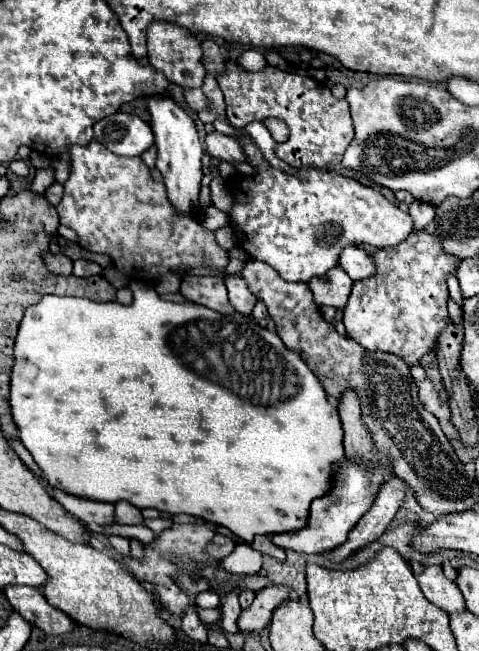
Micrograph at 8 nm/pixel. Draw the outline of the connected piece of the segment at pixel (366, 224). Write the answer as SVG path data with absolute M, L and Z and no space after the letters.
M242 140L240 144L242 144L250 164L258 170L258 174L251 175L249 178L249 176L236 173L234 182L244 181L245 178L248 178L248 183L242 183L242 186L230 186L234 205L228 212L228 216L232 218L232 224L236 228L238 240L244 246L244 250L252 258L268 262L284 280L310 282L316 276L324 276L330 268L334 268L338 264L338 254L344 246L354 246L354 244L362 244L362 242L370 244L374 248L396 246L396 244L404 242L408 238L408 234L414 232L412 216L402 212L398 206L390 204L380 192L366 188L352 178L344 178L330 170L302 168L300 176L290 176L280 170L272 170L266 166L262 154L250 140Z

